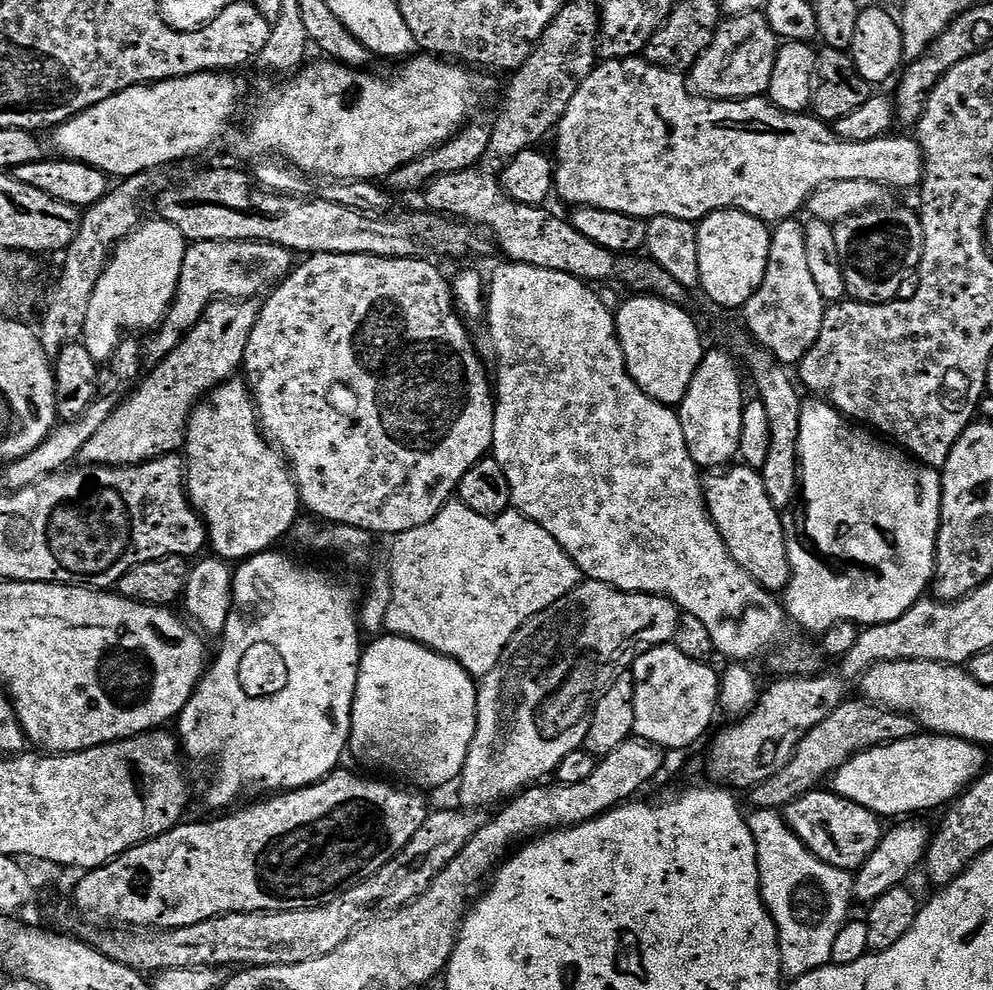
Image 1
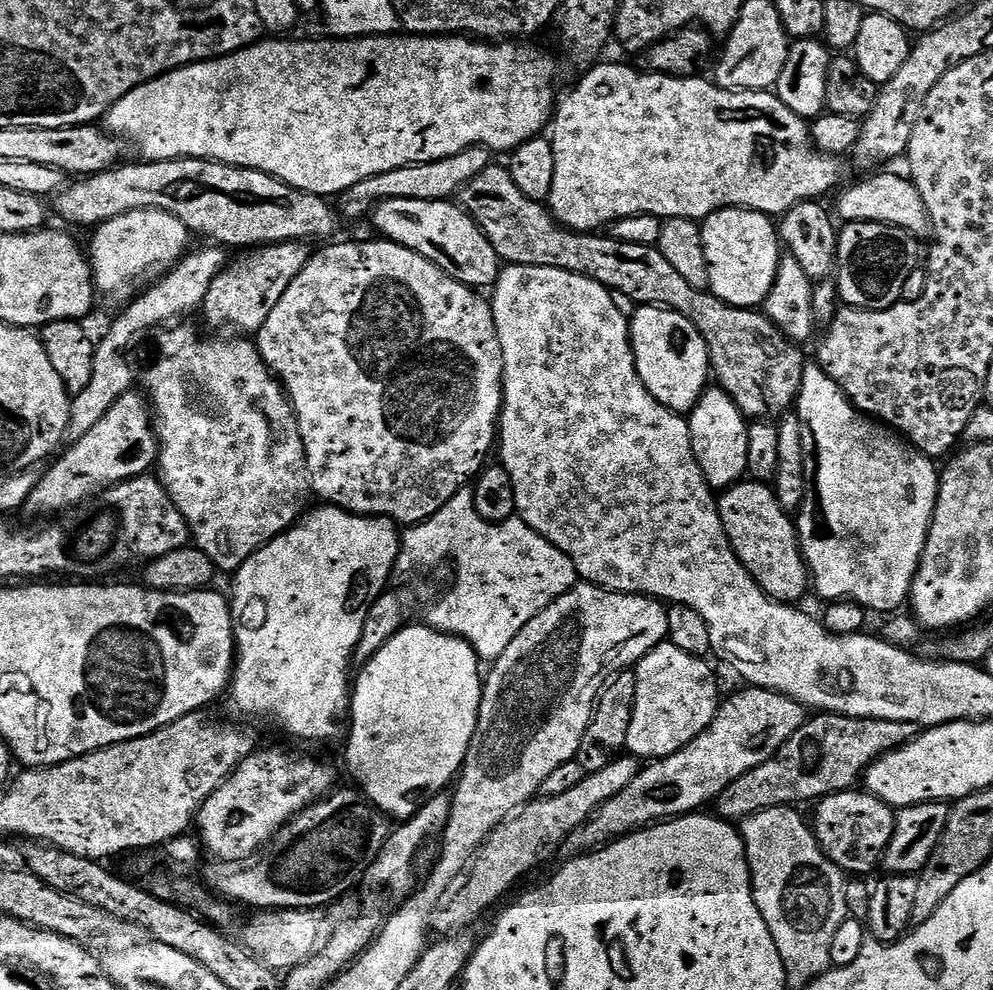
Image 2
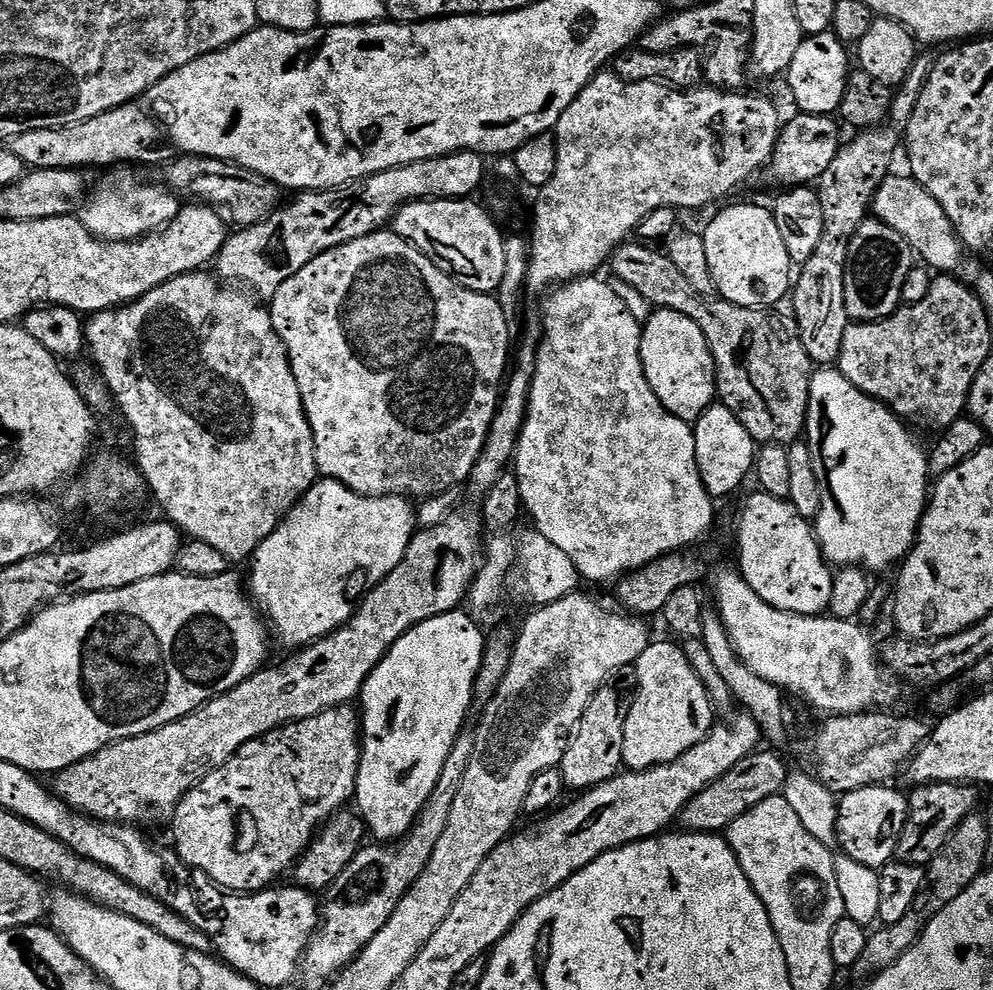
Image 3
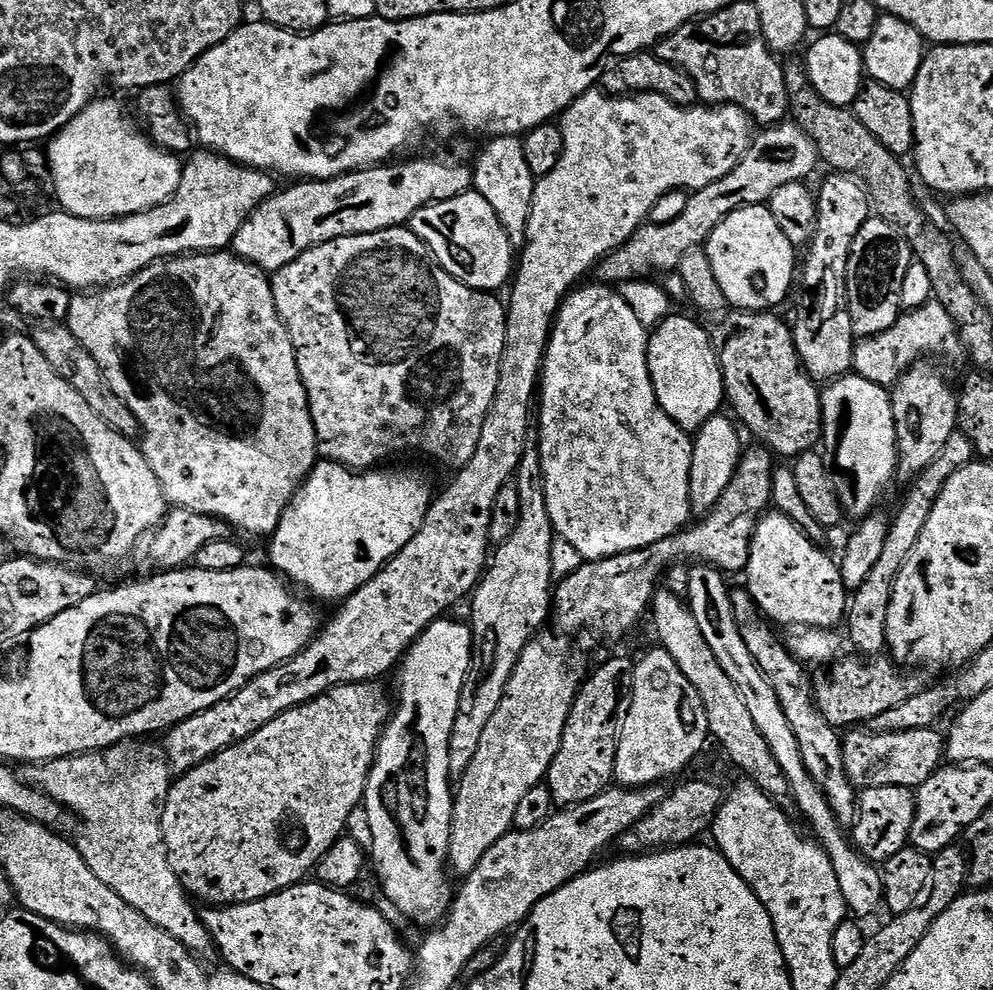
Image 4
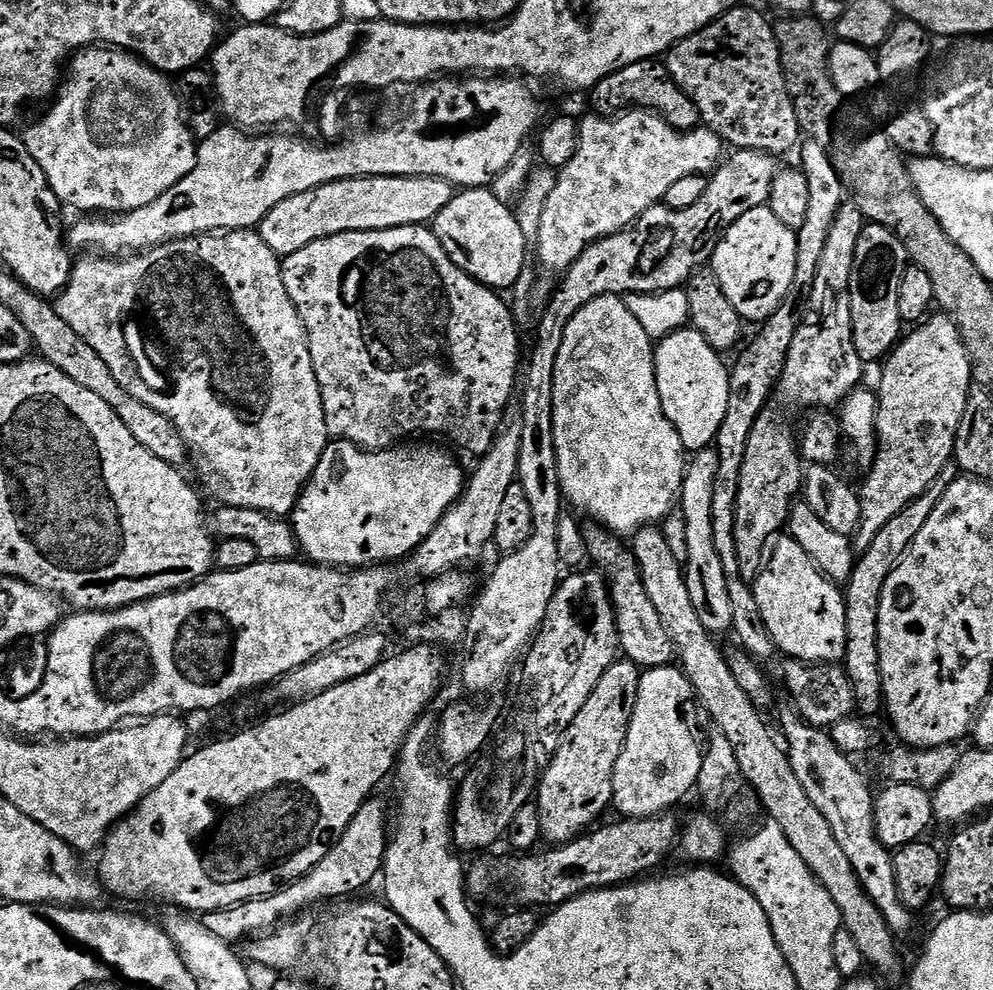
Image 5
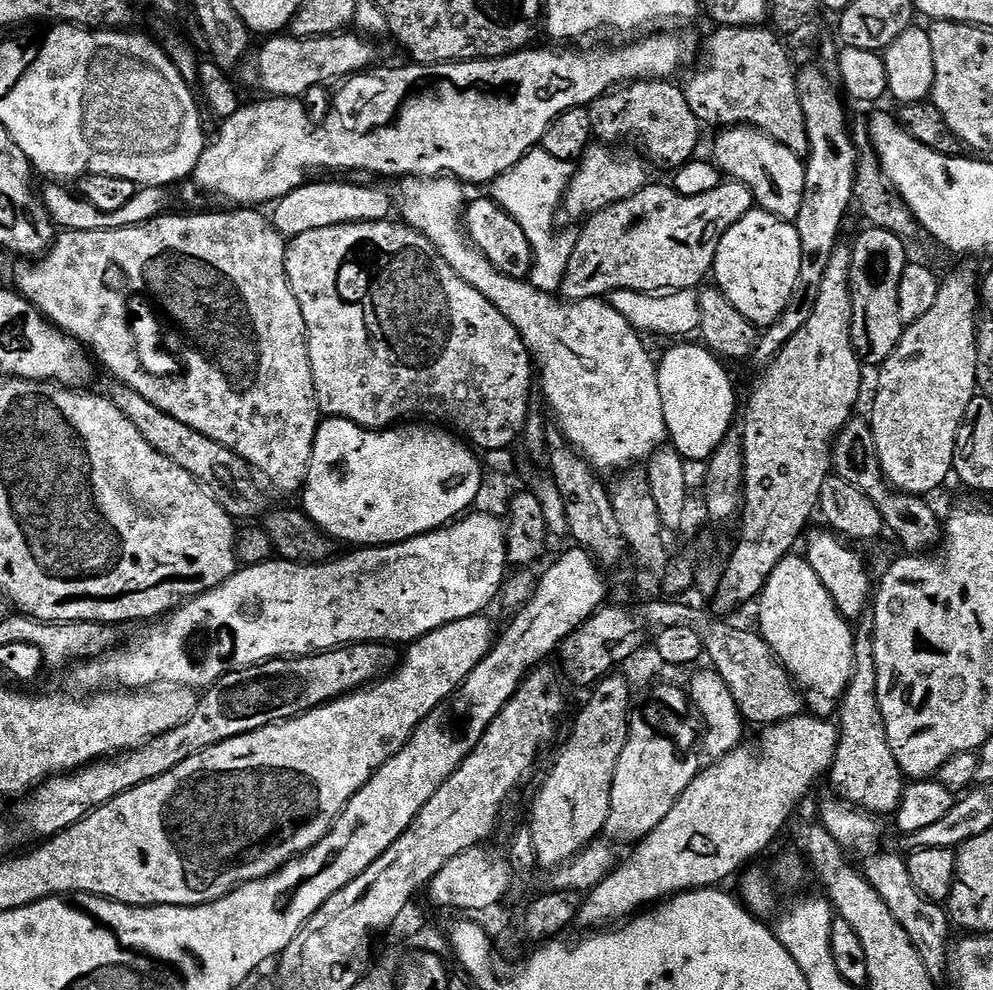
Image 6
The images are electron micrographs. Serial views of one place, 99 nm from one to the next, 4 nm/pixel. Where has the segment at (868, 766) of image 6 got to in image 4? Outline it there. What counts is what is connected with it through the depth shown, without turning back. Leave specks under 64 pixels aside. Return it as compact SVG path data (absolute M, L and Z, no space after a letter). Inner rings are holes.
M957 430L950 434L946 441L946 446L942 446L942 454L926 466L912 481L912 489L908 492L908 497L901 504L896 512L896 517L891 517L888 533L886 534L886 547L878 558L878 563L874 565L874 570L866 577L866 582L851 593L848 611L846 613L846 625L848 624L848 640L853 644L855 651L861 657L871 658L879 656L888 648L886 638L886 617L890 614L890 598L894 594L894 582L898 582L898 574L902 574L902 566L906 558L910 558L910 550L914 550L914 545L918 543L918 538L922 534L922 529L926 526L926 521L930 518L930 513L934 511L934 502L938 502L938 494L968 464L977 459L974 446L966 434Z

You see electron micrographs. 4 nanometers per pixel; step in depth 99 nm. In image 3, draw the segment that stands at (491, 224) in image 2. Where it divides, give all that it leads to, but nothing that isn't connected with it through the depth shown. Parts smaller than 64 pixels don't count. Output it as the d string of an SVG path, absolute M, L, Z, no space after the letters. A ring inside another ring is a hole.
M625 242L612 252L610 261L610 269L614 275L620 279L619 283L623 286L630 286L632 290L638 290L638 294L642 294L642 298L646 298L646 302L652 304L653 309L659 310L662 308L669 308L678 314L686 314L686 318L690 318L694 322L698 322L698 330L702 330L702 334L708 340L710 346L710 354L714 358L714 366L716 367L716 395L728 407L730 414L734 414L734 418L738 418L738 422L742 422L742 426L746 426L746 430L750 434L750 438L755 440L757 445L783 445L791 446L805 435L808 426L808 403L810 402L810 382L812 381L812 374L814 365L810 354L806 354L806 346L802 346L802 338L800 331L796 325L795 319L791 315L779 316L779 311L769 310L766 308L743 308L737 304L732 304L729 300L723 298L709 298L700 295L694 290L694 286L690 286L689 280L678 271L674 266L674 262L670 262L670 258L663 251L655 252L655 247L649 246L644 242Z

